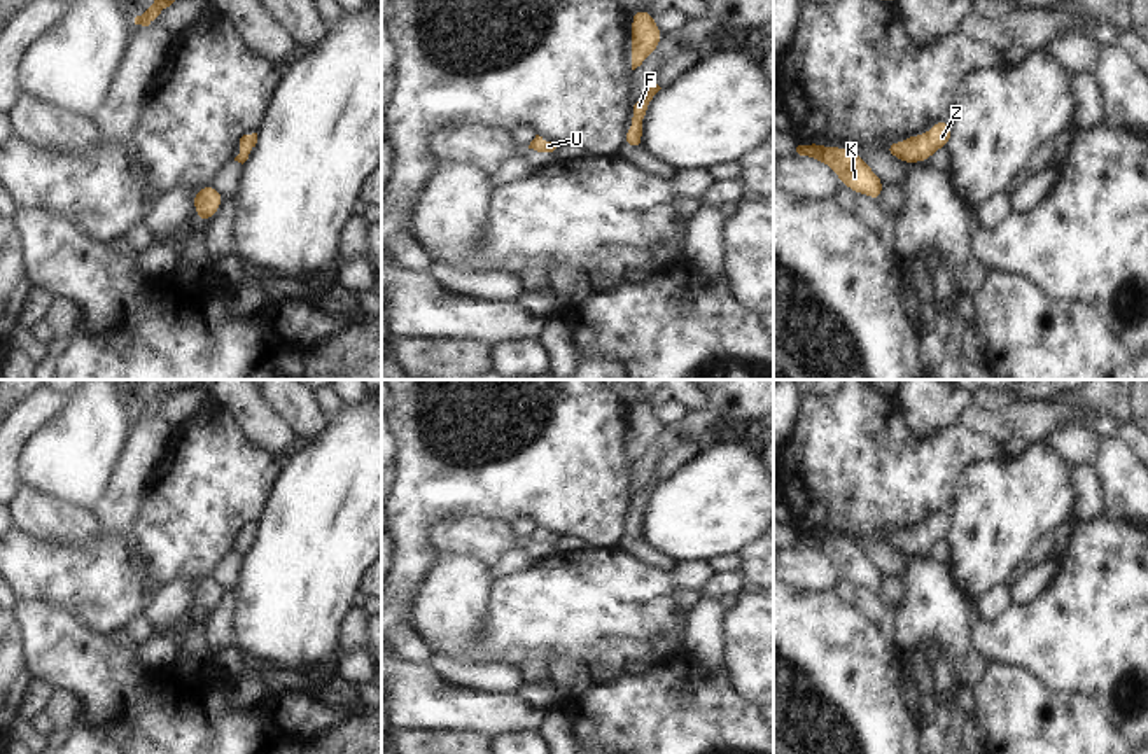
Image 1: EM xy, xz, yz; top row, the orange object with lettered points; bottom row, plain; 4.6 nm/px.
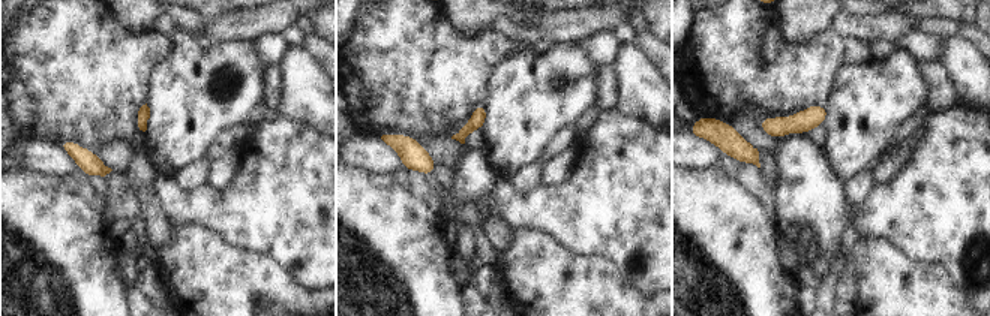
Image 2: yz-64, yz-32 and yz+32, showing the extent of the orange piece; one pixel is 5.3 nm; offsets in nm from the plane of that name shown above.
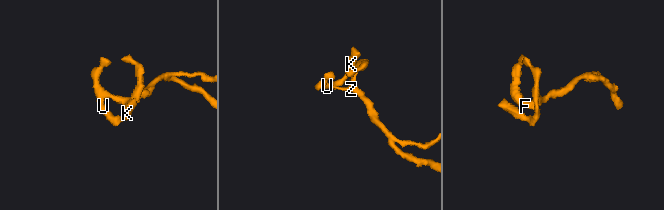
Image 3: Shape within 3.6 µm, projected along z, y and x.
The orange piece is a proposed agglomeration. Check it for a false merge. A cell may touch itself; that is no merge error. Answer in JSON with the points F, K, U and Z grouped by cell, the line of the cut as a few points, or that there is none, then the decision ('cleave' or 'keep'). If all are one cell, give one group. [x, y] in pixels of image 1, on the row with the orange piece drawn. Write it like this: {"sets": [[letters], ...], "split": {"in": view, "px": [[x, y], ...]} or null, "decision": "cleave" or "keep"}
{"sets": [["F", "K", "U", "Z"]], "split": null, "decision": "keep"}

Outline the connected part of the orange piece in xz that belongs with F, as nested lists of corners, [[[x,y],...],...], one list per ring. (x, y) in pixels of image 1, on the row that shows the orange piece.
[[[653,82],[648,93],[637,98],[632,105],[632,126],[625,133],[625,145],[632,149],[642,149],[642,121],[649,108],[649,101],[662,87]]]

